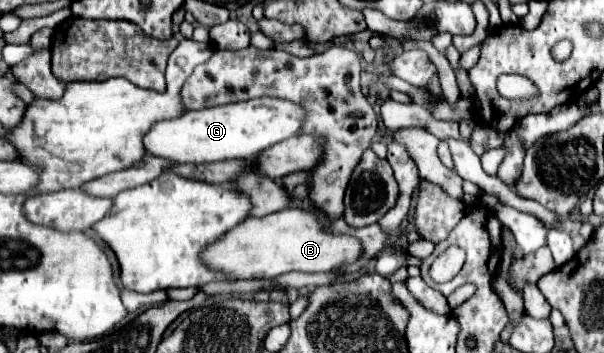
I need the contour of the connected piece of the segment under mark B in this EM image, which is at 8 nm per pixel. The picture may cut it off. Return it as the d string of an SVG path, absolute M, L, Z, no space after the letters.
M284 208L280 212L272 212L268 216L262 218L246 218L242 220L238 226L234 226L232 230L228 230L226 234L222 234L218 240L214 240L212 244L204 246L200 252L200 260L214 272L222 272L228 278L234 280L250 280L250 278L274 278L292 270L298 272L330 272L336 266L354 262L360 256L360 242L356 238L348 238L348 236L334 236L328 234L320 222L316 220L316 216L312 212L306 212L302 208Z

